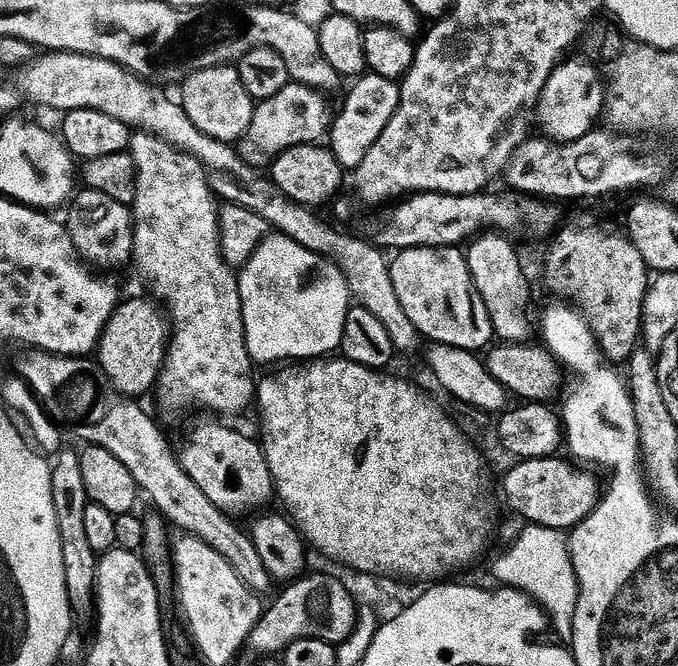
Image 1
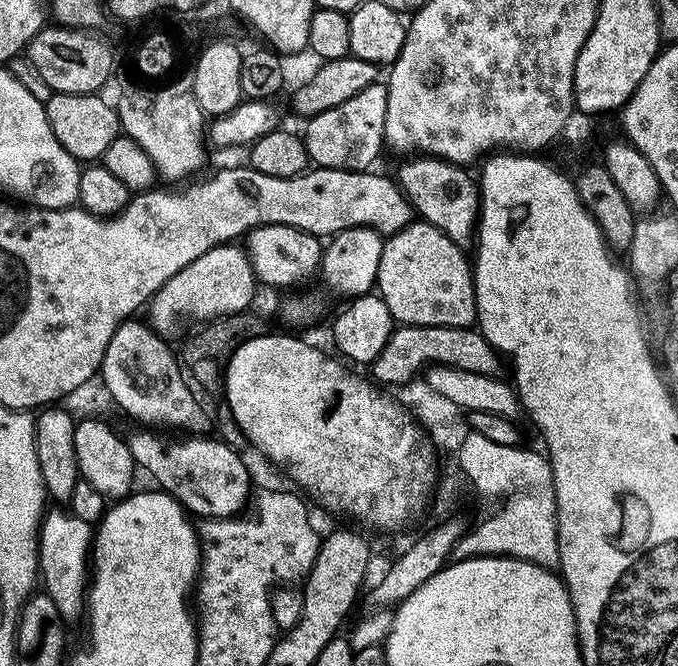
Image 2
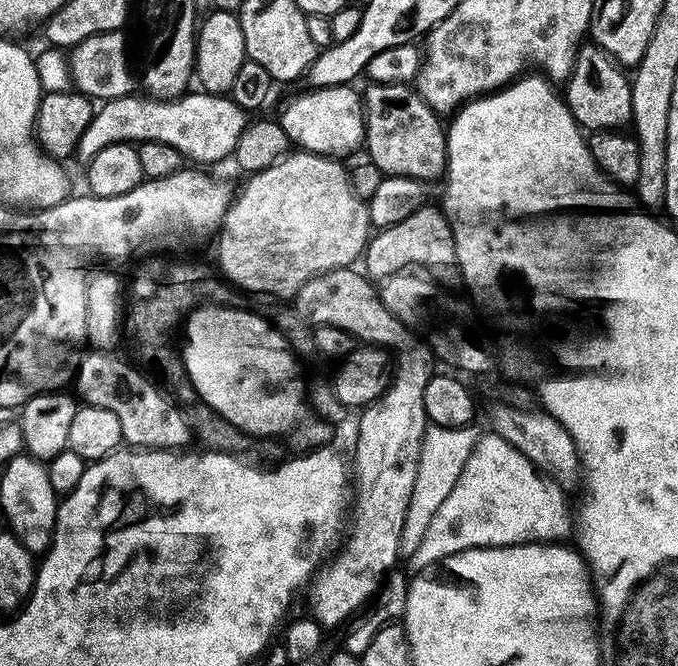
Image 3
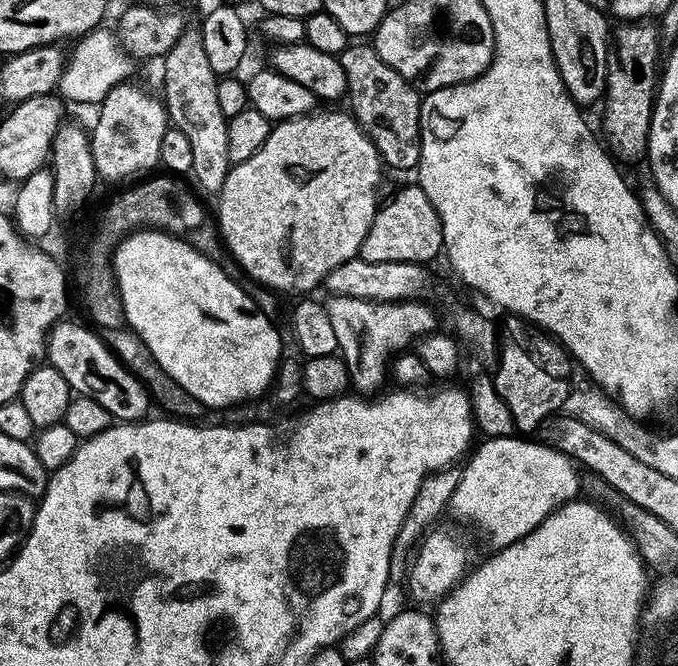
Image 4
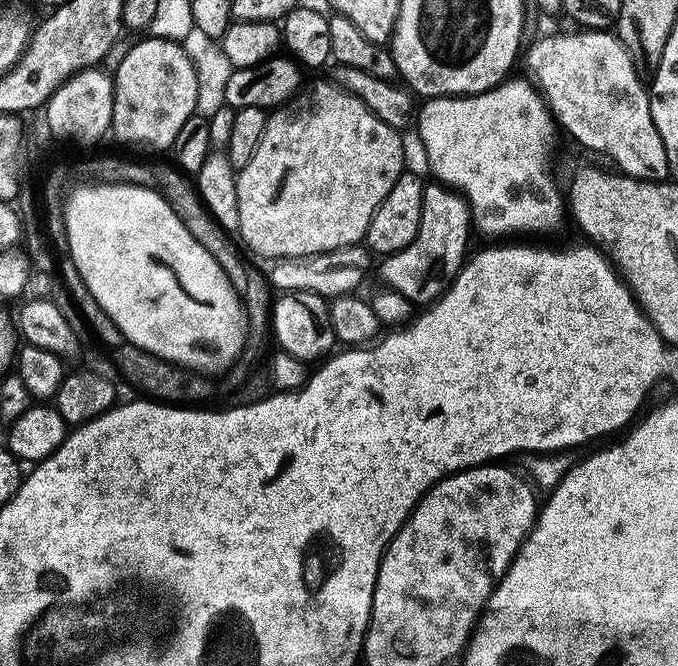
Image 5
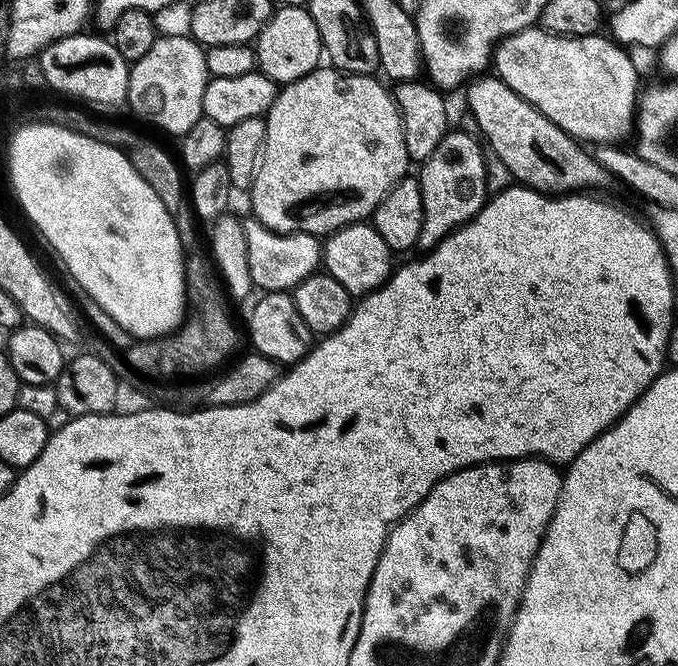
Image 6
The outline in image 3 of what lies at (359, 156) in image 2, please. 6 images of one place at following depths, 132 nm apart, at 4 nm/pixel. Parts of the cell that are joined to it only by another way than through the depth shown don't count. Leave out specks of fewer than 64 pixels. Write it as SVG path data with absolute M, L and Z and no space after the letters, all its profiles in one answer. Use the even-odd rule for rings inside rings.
M352 86L341 88L326 88L308 90L305 96L300 96L284 112L282 118L283 128L289 141L297 149L312 152L315 156L330 156L333 158L345 158L351 152L356 152L365 147L364 143L364 105L359 91Z

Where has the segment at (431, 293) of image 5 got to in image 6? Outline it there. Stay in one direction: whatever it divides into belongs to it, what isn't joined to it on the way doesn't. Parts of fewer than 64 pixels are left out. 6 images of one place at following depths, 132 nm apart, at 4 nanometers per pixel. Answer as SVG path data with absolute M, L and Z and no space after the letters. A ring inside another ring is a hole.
M449 131L442 146L438 146L438 150L434 150L434 154L430 154L430 158L419 165L418 179L422 186L422 206L424 207L424 221L419 243L421 249L436 248L446 238L465 228L483 210L490 199L489 157L486 155L485 145L475 135L473 136L468 132Z

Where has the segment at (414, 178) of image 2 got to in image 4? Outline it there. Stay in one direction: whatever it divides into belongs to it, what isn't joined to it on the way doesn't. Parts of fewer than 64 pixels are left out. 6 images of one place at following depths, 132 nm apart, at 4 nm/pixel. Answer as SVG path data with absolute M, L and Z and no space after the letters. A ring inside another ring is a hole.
M349 43L338 59L344 72L348 73L351 111L372 137L385 165L400 172L419 169L420 119L424 105L421 93L413 84L406 82L406 78L402 78L394 66L386 66L371 43Z

